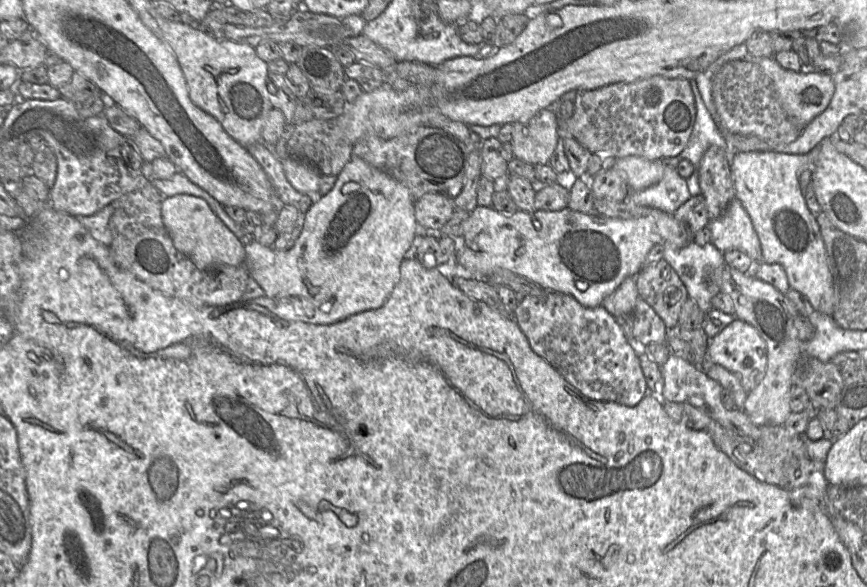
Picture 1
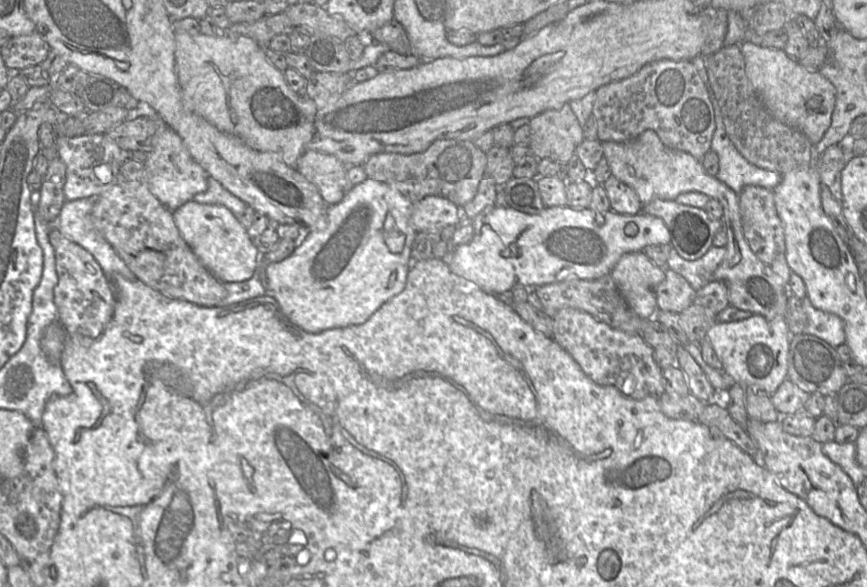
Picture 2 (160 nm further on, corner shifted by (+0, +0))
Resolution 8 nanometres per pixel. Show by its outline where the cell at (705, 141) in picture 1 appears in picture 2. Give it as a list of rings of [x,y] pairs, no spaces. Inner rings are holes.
[[[710,91],[708,95],[715,116],[715,131],[710,150],[717,153],[719,159],[716,178],[737,194],[749,185],[774,189],[780,183],[782,175],[755,166],[740,154],[726,133],[720,106],[714,92]]]

